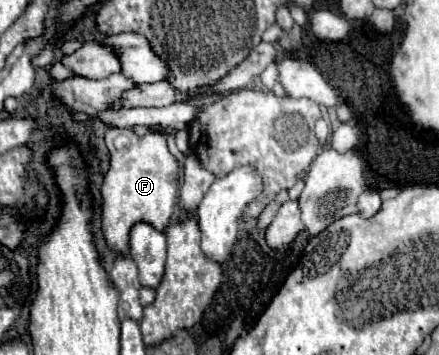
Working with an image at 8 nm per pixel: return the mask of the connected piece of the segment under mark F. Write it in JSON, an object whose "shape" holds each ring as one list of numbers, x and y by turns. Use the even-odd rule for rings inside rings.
{"shape":[[112,127,104,135,106,147,110,151,110,169,102,185,102,225,106,243,128,253,128,233,134,223,152,223,158,231,168,227,168,217,174,211,178,199,178,179,180,167,176,157,168,149,166,133,150,131,146,135,136,135,132,129]]}

